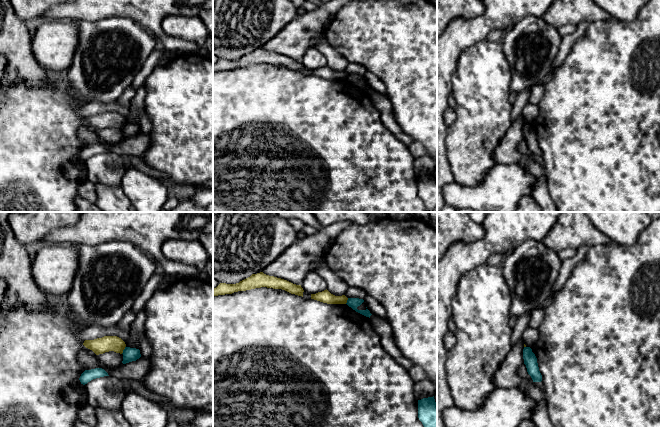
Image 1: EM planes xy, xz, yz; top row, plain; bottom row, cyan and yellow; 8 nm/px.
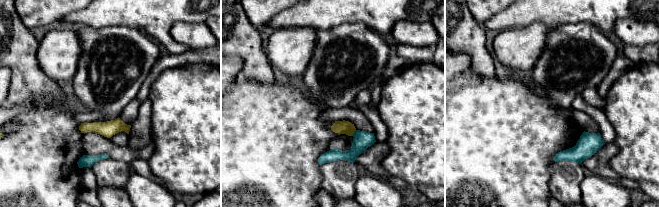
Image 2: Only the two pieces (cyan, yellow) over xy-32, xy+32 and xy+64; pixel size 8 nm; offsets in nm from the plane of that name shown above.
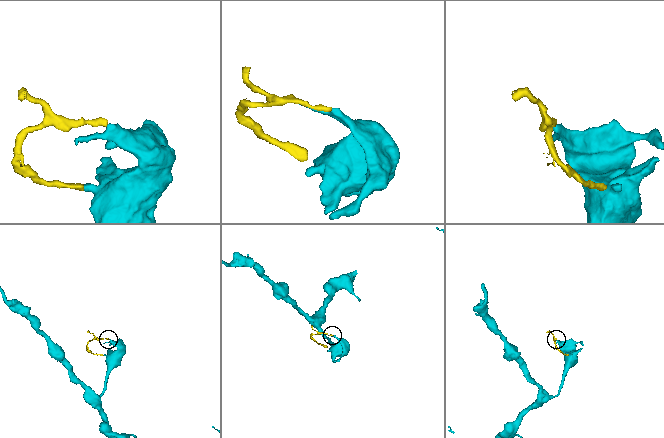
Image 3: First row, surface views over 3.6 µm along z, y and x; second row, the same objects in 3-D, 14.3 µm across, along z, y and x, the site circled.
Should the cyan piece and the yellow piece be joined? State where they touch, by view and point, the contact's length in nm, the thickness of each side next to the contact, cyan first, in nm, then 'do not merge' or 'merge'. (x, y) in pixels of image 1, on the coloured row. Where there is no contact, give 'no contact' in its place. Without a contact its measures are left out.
xy (123, 350) | 70 nm | 110/130 nm | do not merge

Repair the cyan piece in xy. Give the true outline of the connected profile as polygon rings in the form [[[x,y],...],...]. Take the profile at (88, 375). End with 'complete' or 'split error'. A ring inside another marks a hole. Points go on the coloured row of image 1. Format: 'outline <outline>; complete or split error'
outline [[[95,368],[95,369],[91,369],[91,370],[85,370],[81,374],[79,380],[80,380],[81,384],[85,385],[93,379],[104,377],[104,376],[109,376],[108,373],[104,369]]]; complete

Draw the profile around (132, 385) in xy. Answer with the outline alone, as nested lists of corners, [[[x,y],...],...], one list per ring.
[[[126,380],[125,384],[127,385],[128,390],[134,391],[147,399],[150,399],[154,402],[158,402],[162,405],[165,405],[167,403],[167,399],[164,398],[163,396],[154,394],[147,390],[141,383],[135,380]]]

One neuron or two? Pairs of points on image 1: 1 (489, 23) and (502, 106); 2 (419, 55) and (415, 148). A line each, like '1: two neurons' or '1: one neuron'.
1: two neurons
2: two neurons

